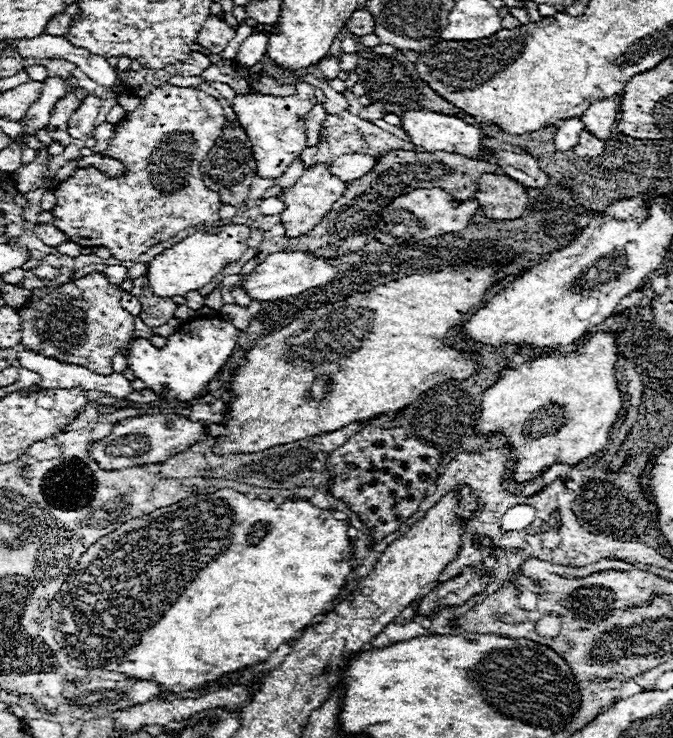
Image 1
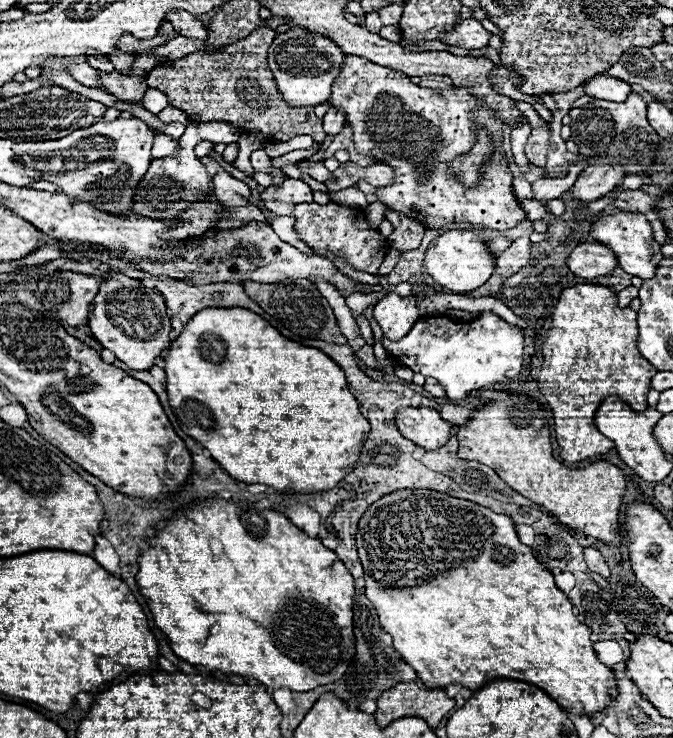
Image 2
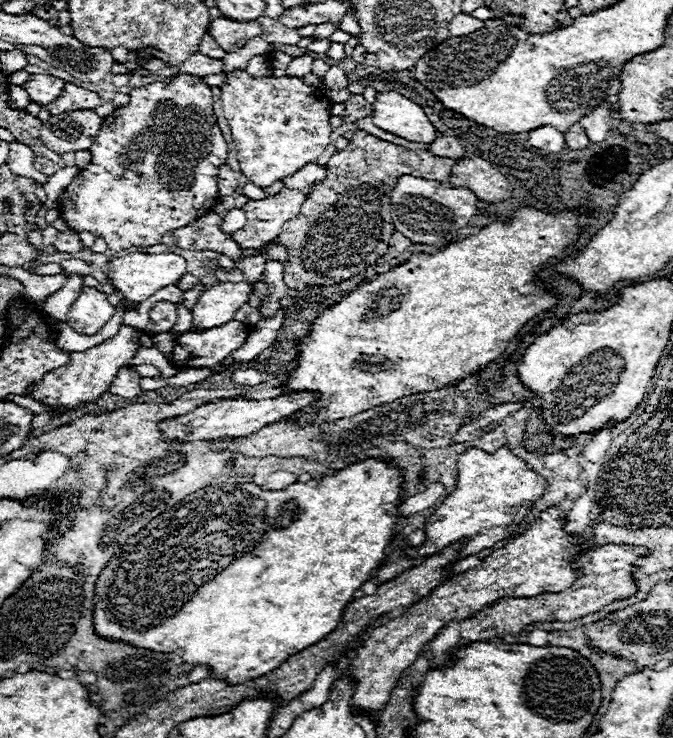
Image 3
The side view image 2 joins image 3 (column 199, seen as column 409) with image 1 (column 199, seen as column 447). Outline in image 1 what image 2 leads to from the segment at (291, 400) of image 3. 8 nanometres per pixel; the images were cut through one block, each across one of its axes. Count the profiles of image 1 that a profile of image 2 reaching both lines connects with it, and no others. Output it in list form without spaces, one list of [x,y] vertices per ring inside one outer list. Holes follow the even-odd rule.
[[[146,414],[146,416],[138,416],[138,418],[126,418],[118,424],[114,424],[110,436],[94,442],[90,452],[96,458],[96,462],[100,462],[100,466],[104,466],[108,470],[120,470],[120,468],[128,468],[128,466],[164,462],[172,454],[180,454],[204,438],[206,438],[204,422],[192,422],[178,414],[156,414],[156,416]]]

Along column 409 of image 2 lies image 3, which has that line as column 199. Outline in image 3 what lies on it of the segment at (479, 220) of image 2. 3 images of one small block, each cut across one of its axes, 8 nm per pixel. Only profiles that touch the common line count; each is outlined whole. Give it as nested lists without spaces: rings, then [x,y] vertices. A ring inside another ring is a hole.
[[[180,74],[176,78],[170,80],[170,84],[166,82],[152,82],[152,84],[146,84],[146,86],[138,86],[130,92],[130,102],[122,108],[116,108],[112,116],[104,118],[102,122],[102,128],[100,128],[100,134],[96,136],[96,142],[92,144],[90,148],[90,154],[92,154],[92,162],[82,168],[78,172],[78,176],[64,188],[64,192],[60,194],[58,198],[58,210],[60,210],[60,216],[68,222],[68,226],[74,230],[74,232],[92,232],[96,238],[104,238],[108,248],[110,250],[124,250],[124,248],[130,248],[130,246],[154,246],[154,244],[160,244],[160,238],[162,234],[166,232],[172,232],[176,228],[182,228],[182,226],[188,226],[194,218],[200,218],[204,216],[208,210],[212,210],[218,202],[218,184],[216,184],[216,170],[218,166],[222,166],[226,162],[226,154],[228,154],[228,144],[216,124],[216,116],[214,116],[214,110],[212,110],[212,90],[210,86],[200,78],[200,76],[192,76],[192,74]]]

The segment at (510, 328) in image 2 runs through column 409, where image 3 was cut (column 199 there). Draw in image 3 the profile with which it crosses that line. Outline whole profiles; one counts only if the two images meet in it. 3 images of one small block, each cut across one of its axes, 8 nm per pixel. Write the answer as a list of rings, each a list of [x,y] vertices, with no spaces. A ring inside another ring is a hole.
[[[228,322],[204,332],[184,332],[176,336],[176,346],[168,360],[174,360],[176,368],[206,368],[216,366],[238,350],[246,338],[248,328],[242,322]]]

